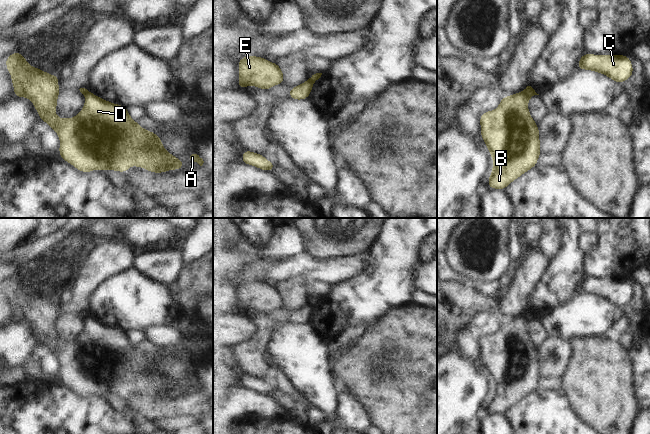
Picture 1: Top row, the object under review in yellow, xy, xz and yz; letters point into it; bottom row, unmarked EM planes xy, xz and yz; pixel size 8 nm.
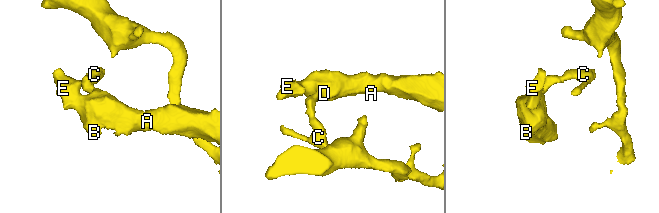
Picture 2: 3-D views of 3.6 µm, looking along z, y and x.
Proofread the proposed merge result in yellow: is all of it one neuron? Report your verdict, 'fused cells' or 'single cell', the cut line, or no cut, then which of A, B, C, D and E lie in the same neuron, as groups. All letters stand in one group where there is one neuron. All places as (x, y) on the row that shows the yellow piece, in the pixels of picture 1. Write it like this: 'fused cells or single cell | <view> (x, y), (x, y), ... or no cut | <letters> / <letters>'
fused cells | yz (523, 91), (528, 101) | A B D E / C

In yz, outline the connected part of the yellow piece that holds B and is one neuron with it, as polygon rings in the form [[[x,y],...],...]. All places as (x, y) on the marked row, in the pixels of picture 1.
[[[524,91],[502,97],[497,109],[480,115],[481,139],[493,160],[493,168],[488,178],[488,188],[505,188],[525,172],[535,167],[542,153],[539,128],[528,110],[528,101]]]

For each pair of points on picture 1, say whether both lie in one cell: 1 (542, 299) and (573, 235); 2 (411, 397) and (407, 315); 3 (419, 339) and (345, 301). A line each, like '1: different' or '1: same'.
1: same
2: same
3: different

